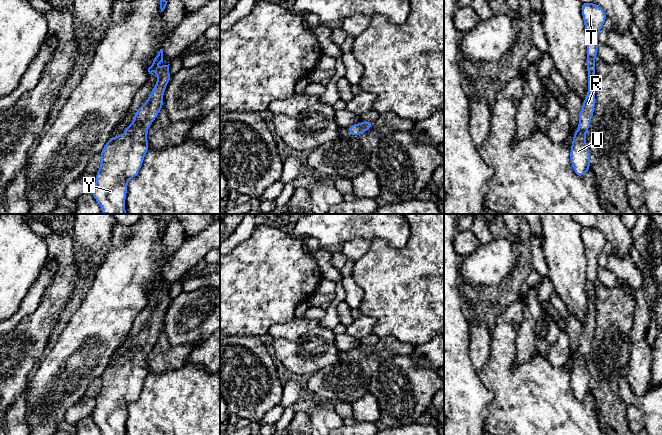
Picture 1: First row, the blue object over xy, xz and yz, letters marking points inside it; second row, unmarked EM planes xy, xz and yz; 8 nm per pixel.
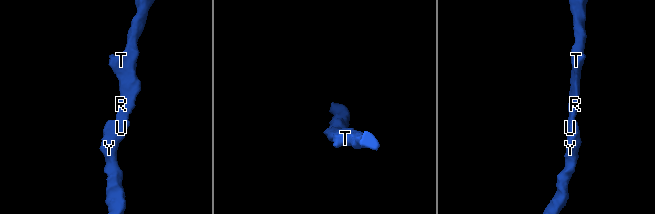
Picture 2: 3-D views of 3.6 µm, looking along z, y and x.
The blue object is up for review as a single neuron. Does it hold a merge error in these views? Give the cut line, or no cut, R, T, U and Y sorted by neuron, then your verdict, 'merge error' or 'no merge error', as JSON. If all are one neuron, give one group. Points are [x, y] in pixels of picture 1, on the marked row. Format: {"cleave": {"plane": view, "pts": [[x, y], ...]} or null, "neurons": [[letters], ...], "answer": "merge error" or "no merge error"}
{"cleave": null, "neurons": [["R", "T", "U", "Y"]], "answer": "no merge error"}

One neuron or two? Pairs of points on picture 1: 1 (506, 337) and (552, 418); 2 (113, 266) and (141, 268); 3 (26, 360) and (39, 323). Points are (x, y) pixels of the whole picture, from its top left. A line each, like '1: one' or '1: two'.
1: one
2: one
3: one

